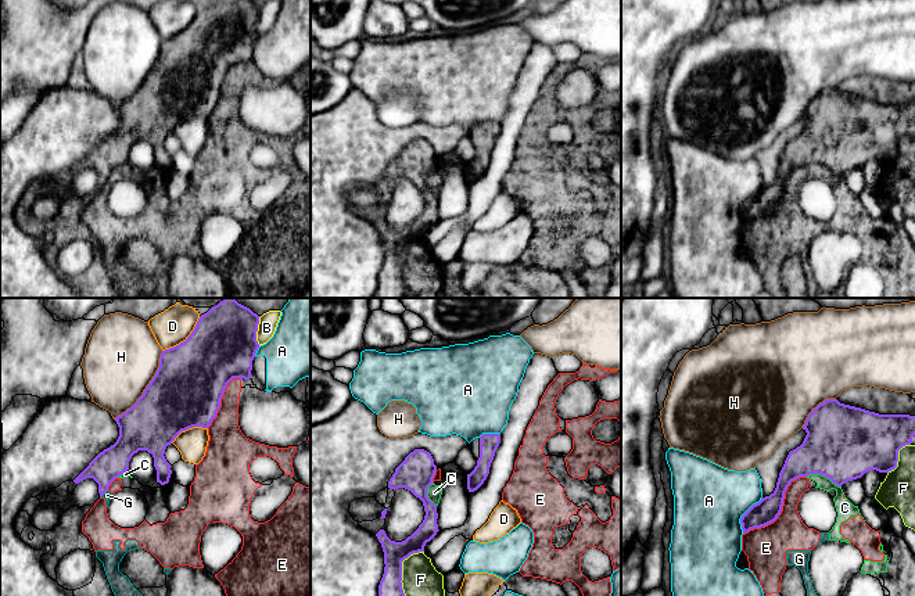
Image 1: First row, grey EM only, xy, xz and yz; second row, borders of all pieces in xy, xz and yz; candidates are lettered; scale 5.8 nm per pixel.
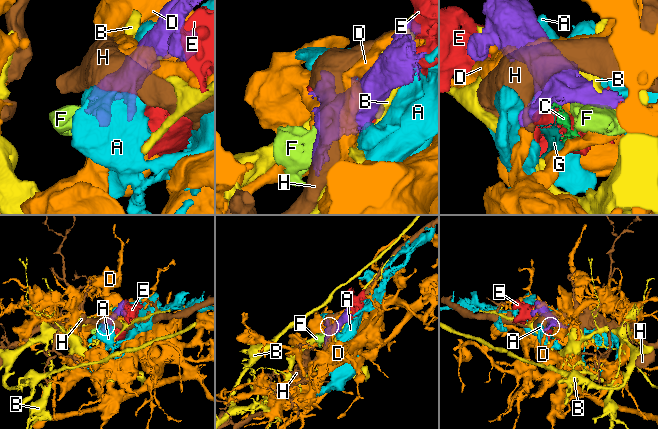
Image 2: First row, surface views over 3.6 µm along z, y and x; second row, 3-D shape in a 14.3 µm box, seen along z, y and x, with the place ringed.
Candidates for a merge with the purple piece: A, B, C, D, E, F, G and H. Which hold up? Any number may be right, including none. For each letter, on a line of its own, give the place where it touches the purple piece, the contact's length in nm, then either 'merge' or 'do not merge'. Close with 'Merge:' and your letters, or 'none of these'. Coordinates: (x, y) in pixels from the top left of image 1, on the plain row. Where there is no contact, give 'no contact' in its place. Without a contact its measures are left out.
A: yz (743, 204) | 240 nm | do not merge
B: xy (257, 20) | 170 nm | do not merge
C: yz (824, 164) | 220 nm | do not merge
D: xy (186, 29) | 300 nm | do not merge
E: yz (781, 198) | 500 nm | do not merge
F: xz (401, 264) | 340 nm | do not merge
G: xy (103, 183) | 60 nm | do not merge
H: xy (147, 76) | 480 nm | do not merge
Merge: none of these

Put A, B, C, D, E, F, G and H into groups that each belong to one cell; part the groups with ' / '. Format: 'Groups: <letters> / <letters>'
Groups: A / B / C E F G / D / H

